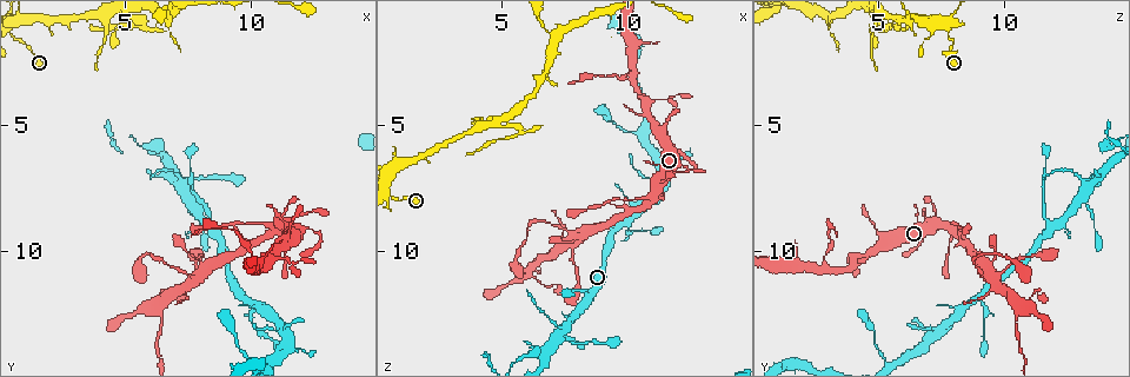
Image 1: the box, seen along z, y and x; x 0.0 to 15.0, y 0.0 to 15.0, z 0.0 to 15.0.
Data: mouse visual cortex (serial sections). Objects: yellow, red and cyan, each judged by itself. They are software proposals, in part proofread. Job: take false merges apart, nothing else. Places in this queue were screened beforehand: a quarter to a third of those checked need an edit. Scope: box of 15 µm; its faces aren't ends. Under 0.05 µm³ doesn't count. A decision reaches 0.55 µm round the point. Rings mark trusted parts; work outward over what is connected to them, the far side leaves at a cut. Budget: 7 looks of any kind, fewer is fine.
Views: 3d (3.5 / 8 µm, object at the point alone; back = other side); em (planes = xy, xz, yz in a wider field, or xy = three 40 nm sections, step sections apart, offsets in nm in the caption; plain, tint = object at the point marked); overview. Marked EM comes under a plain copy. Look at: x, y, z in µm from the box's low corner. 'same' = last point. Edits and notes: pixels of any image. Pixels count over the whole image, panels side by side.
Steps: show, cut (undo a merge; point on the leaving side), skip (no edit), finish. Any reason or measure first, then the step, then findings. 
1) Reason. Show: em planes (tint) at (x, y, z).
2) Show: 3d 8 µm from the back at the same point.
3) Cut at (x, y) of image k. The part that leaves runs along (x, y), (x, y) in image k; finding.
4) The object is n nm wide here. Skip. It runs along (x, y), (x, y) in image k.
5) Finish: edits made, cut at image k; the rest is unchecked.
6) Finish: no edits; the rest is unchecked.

Show: 3d 3.5 µm at (5.7, 1.1, 5.3).

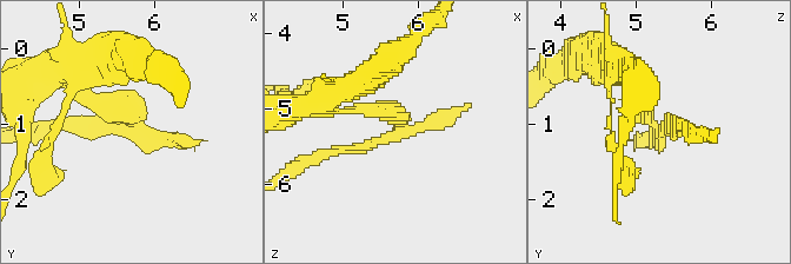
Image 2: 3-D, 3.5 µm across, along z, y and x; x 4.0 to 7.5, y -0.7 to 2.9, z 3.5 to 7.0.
Show: em xy step 3 (tint) at (5.75, 1.05, 5.25).

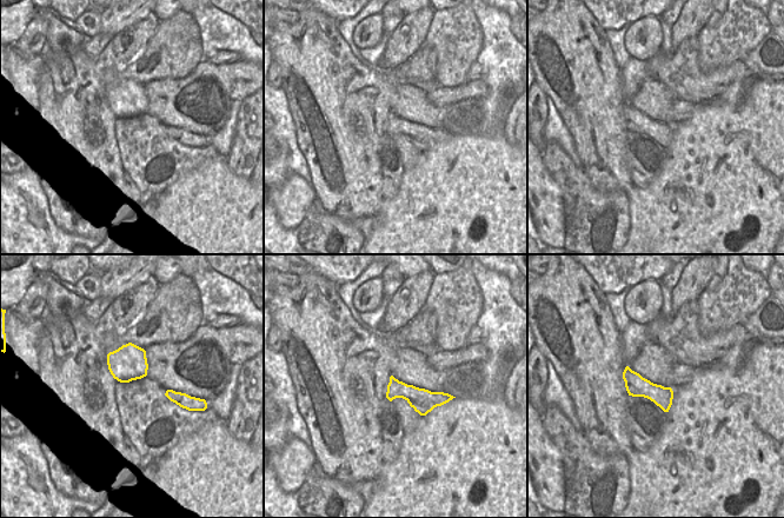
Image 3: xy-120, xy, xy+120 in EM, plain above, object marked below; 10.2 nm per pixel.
Cut at (93, 131) of image 2. The part that leaves runs along (398, 132), (314, 156), (297, 167) in image 2; a second cell is stuck on.

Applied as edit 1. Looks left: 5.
Show: 3d 3.5 µm from the back at (11.0, 9.0, 7.9).

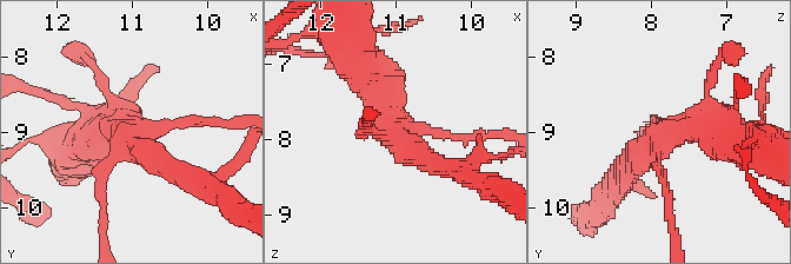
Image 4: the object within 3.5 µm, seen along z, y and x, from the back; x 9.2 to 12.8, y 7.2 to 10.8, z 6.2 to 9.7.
Need the tissue. Show: em xy step 1 (tint) at (11.00, 9.00, 7.85).

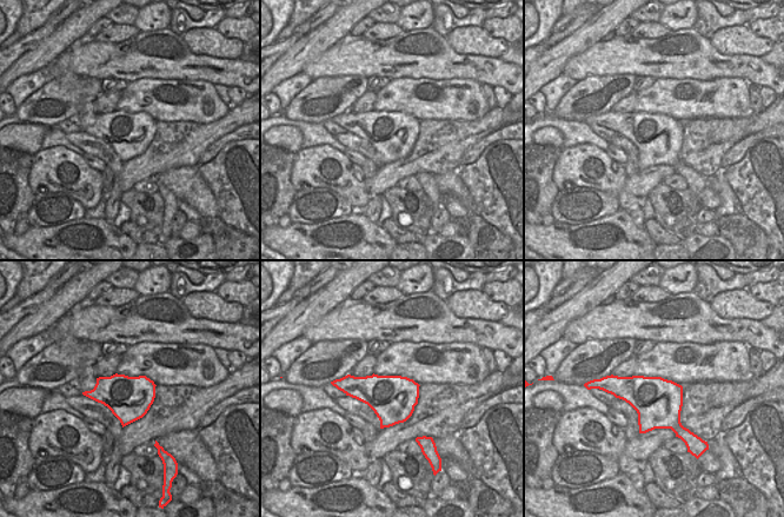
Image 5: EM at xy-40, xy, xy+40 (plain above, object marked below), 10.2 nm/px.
Cut it another way. Show: em xy step 2 (tint) at the same point.

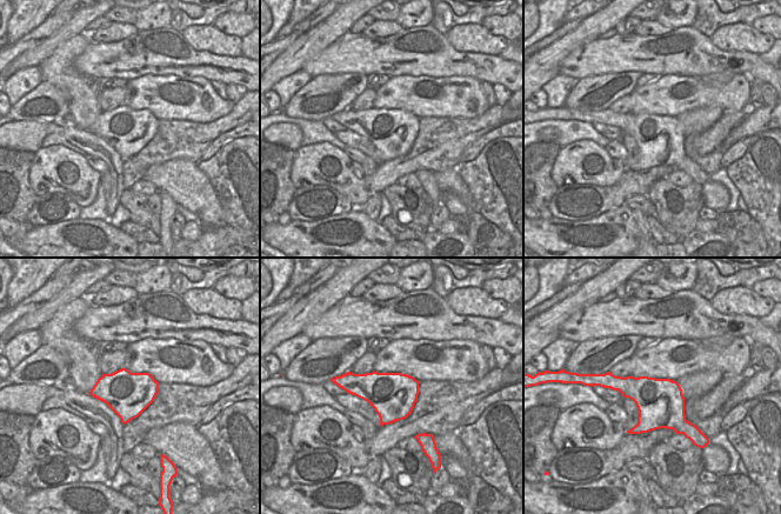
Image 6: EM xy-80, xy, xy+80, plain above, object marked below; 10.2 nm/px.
Skip. It runs along (358, 65), (393, 134), (444, 165) in image 4; all the same cell.

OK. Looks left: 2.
Sharp bend. Show: 3d 3.5 µm at (7.8, 11.0, 9.8).

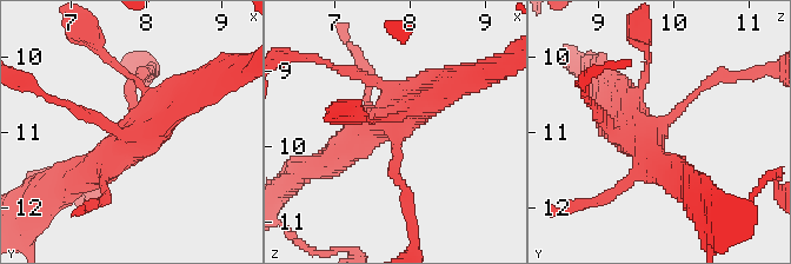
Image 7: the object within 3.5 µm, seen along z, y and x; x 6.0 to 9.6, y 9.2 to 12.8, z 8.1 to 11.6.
Need the tissue. Show: em xy step 2 (tint) at (7.80, 10.95, 9.70).

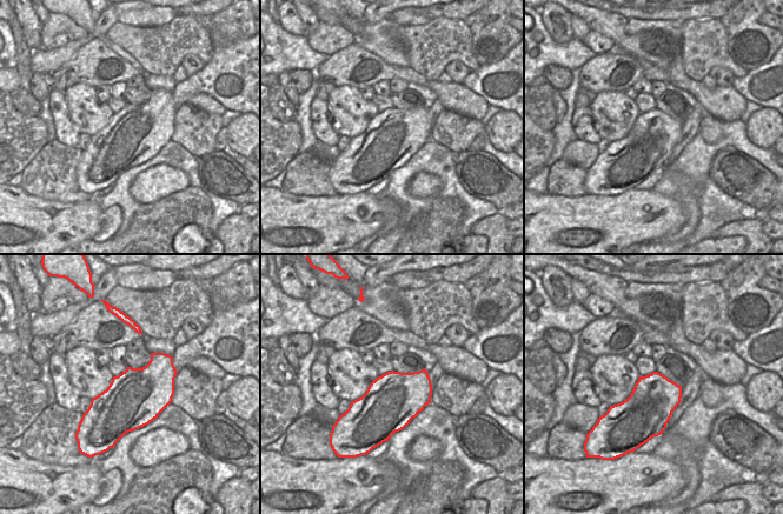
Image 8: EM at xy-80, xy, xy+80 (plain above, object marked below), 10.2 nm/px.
Skip. It runs along (200, 86), (85, 176) in image 7; one cell here.

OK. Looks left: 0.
Finish: edits made, cut at image 2; the rest is unchecked.

